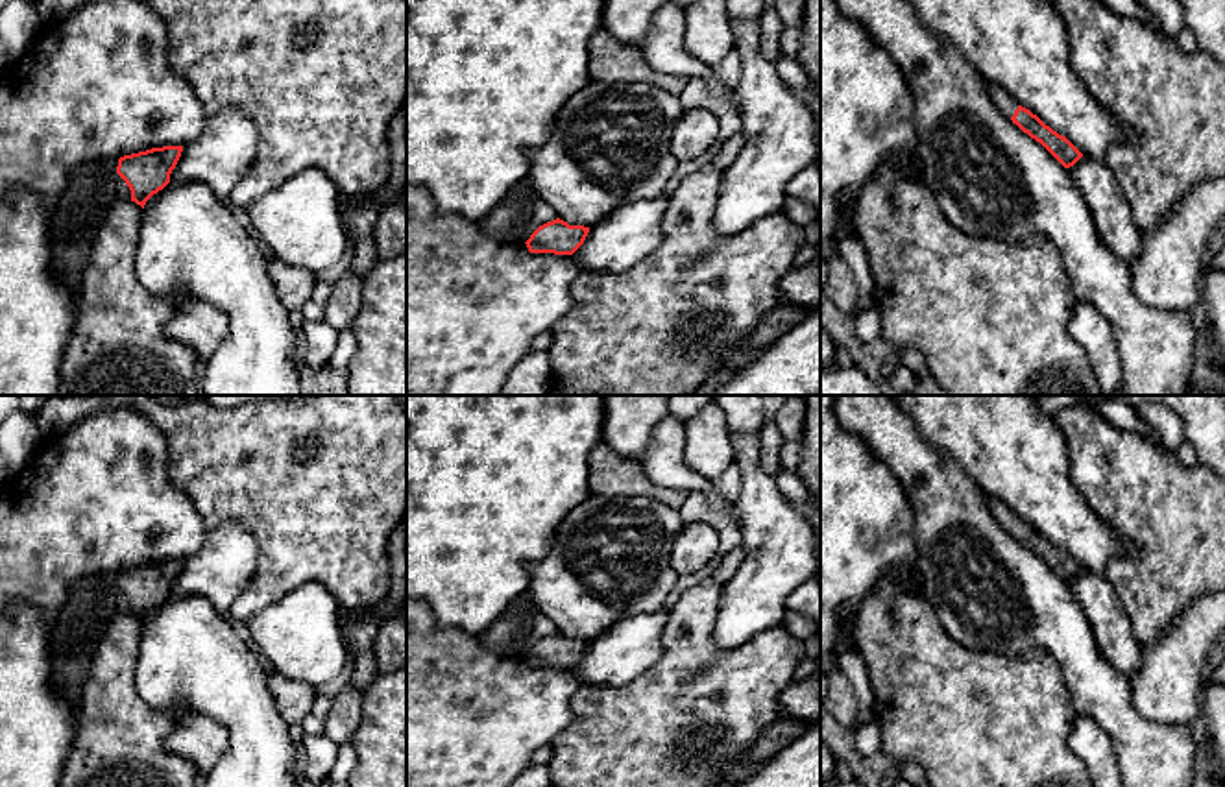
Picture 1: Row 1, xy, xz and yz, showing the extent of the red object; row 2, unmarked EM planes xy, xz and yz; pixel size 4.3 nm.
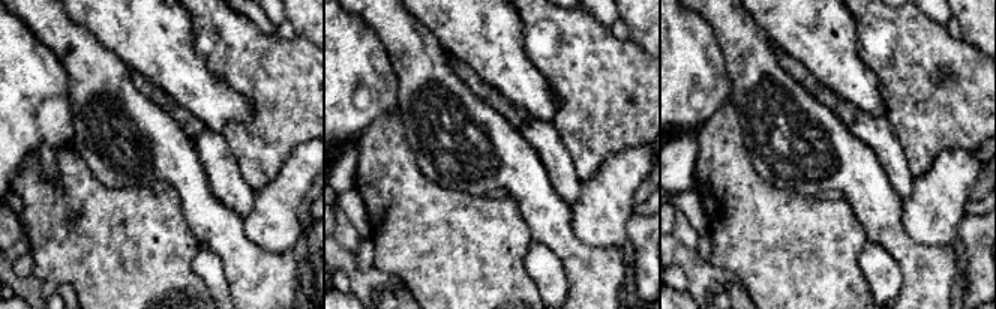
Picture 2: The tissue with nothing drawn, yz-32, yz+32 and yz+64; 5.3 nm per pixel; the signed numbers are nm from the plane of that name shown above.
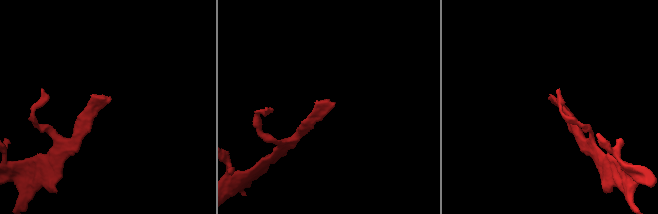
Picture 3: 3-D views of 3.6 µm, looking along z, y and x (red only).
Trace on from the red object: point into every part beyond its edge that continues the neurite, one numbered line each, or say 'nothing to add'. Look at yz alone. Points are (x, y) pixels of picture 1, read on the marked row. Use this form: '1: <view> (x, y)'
1: yz (1002, 98)

